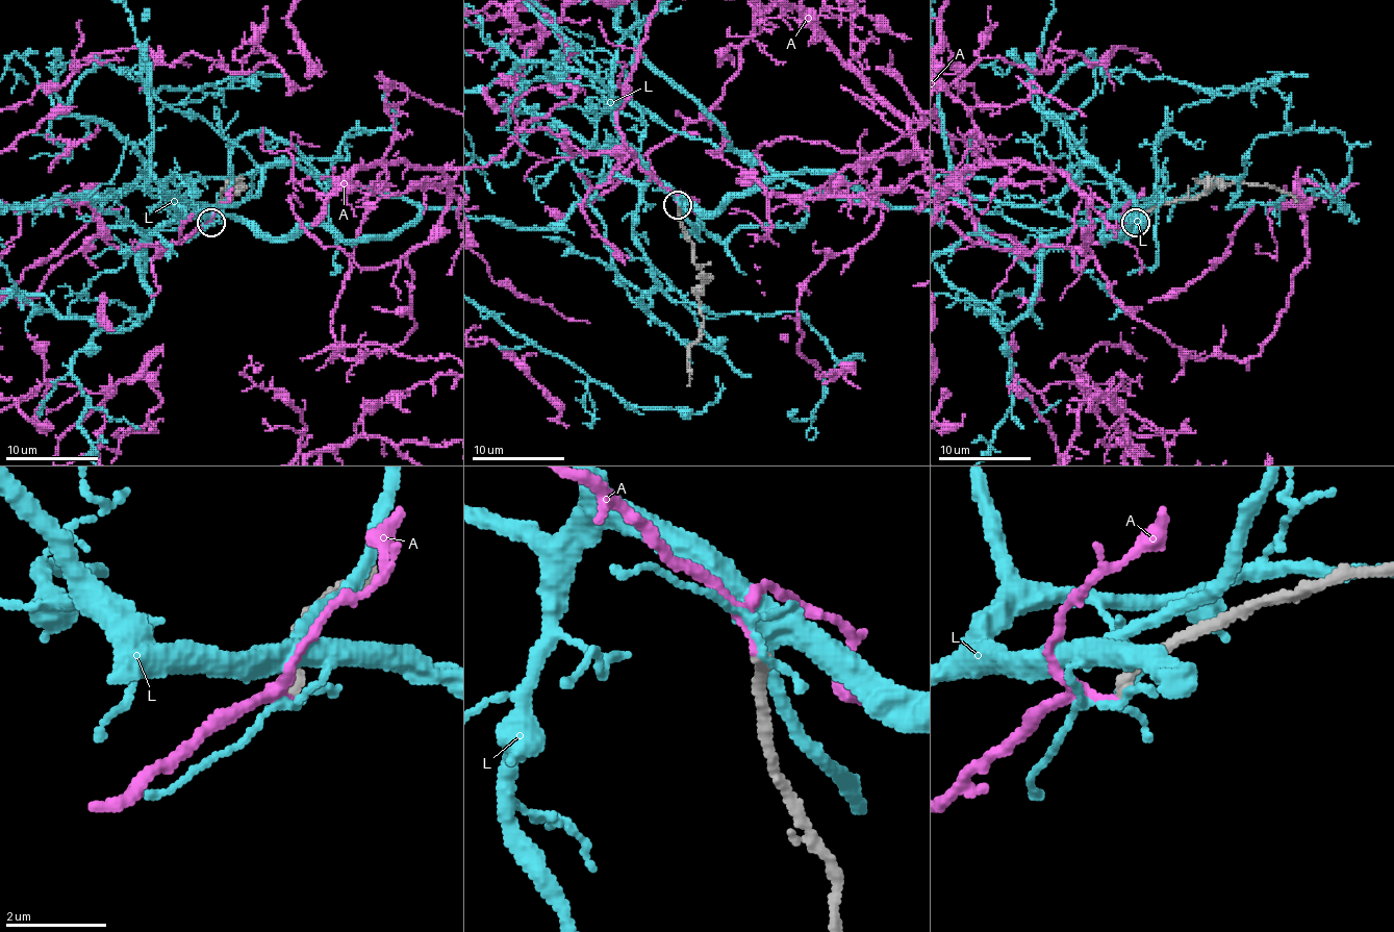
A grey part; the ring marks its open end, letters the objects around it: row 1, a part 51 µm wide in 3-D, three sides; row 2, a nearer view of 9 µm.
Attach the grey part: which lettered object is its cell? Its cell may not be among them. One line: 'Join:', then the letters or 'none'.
Join: A

